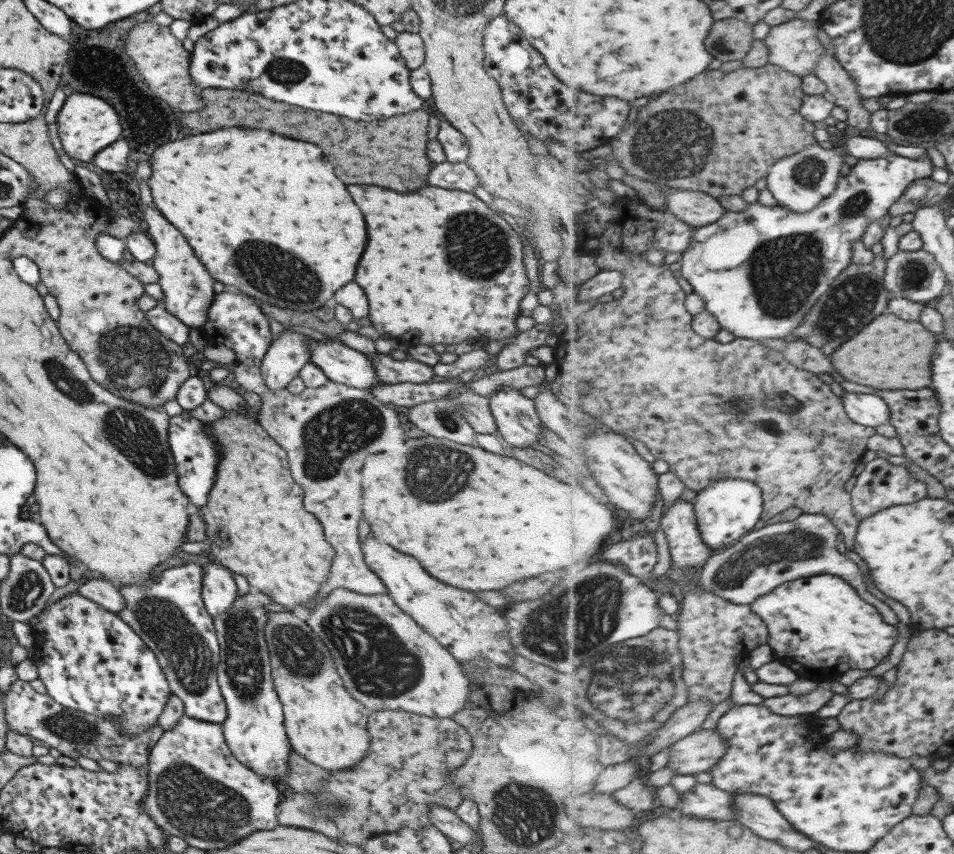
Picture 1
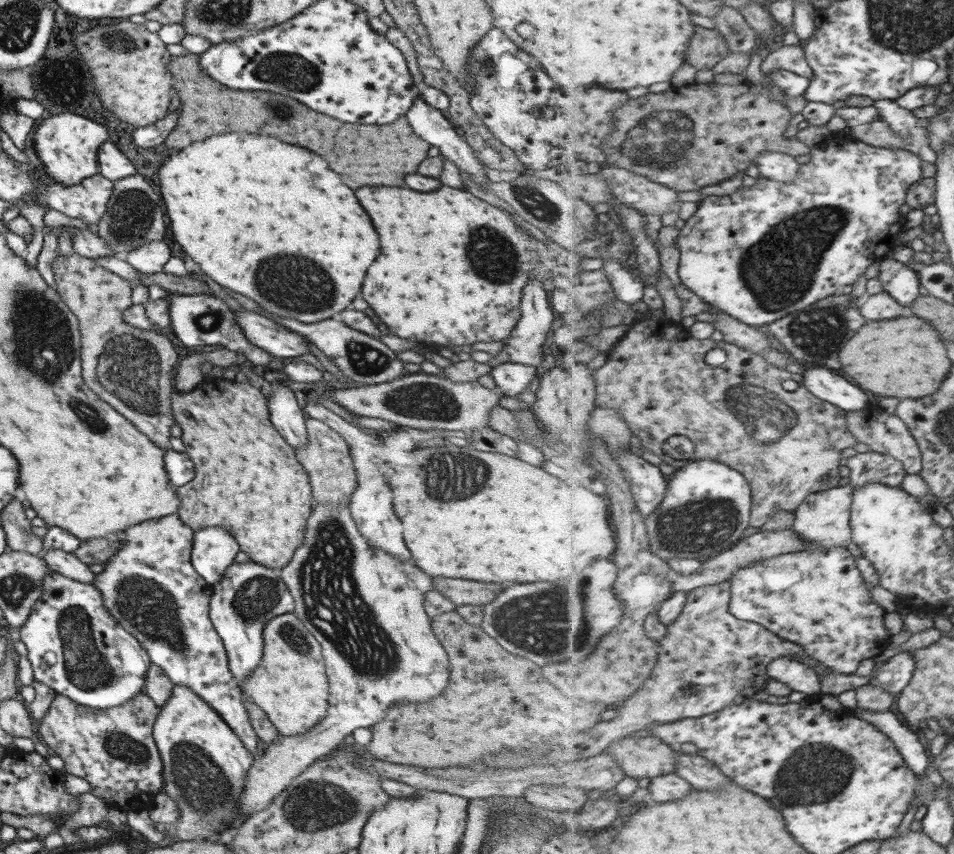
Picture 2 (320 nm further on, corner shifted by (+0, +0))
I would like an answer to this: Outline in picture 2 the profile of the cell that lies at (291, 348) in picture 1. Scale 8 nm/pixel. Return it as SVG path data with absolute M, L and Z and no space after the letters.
M269 386L267 394L268 419L294 451L307 442L304 414L297 406L297 400L288 387Z

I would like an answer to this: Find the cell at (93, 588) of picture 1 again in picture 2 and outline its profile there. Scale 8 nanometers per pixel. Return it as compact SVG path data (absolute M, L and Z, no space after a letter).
M43 549L39 554L51 571L94 586L94 574L75 555L59 549Z

